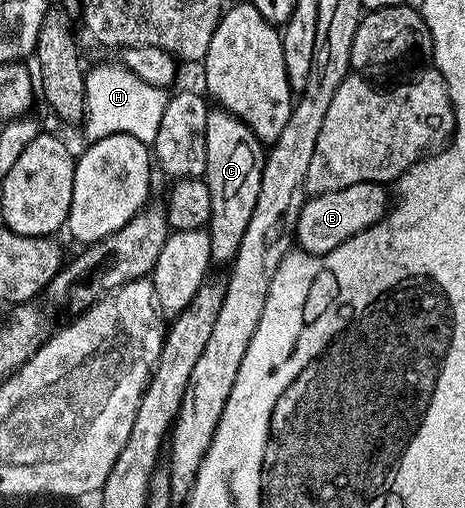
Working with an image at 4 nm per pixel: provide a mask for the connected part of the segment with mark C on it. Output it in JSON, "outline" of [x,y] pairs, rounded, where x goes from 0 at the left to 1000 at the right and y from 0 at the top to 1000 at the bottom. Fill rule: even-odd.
{"outline":[[[454,215],[447,222],[443,291],[447,317],[439,350],[456,388],[456,419],[447,441],[452,514],[460,522],[492,522],[501,518],[516,490],[516,474],[525,467],[525,451],[533,451],[533,435],[542,435],[551,388],[559,388],[559,348],[572,323],[572,297],[551,262],[542,262],[542,254],[525,246],[525,238],[475,215]]]}

